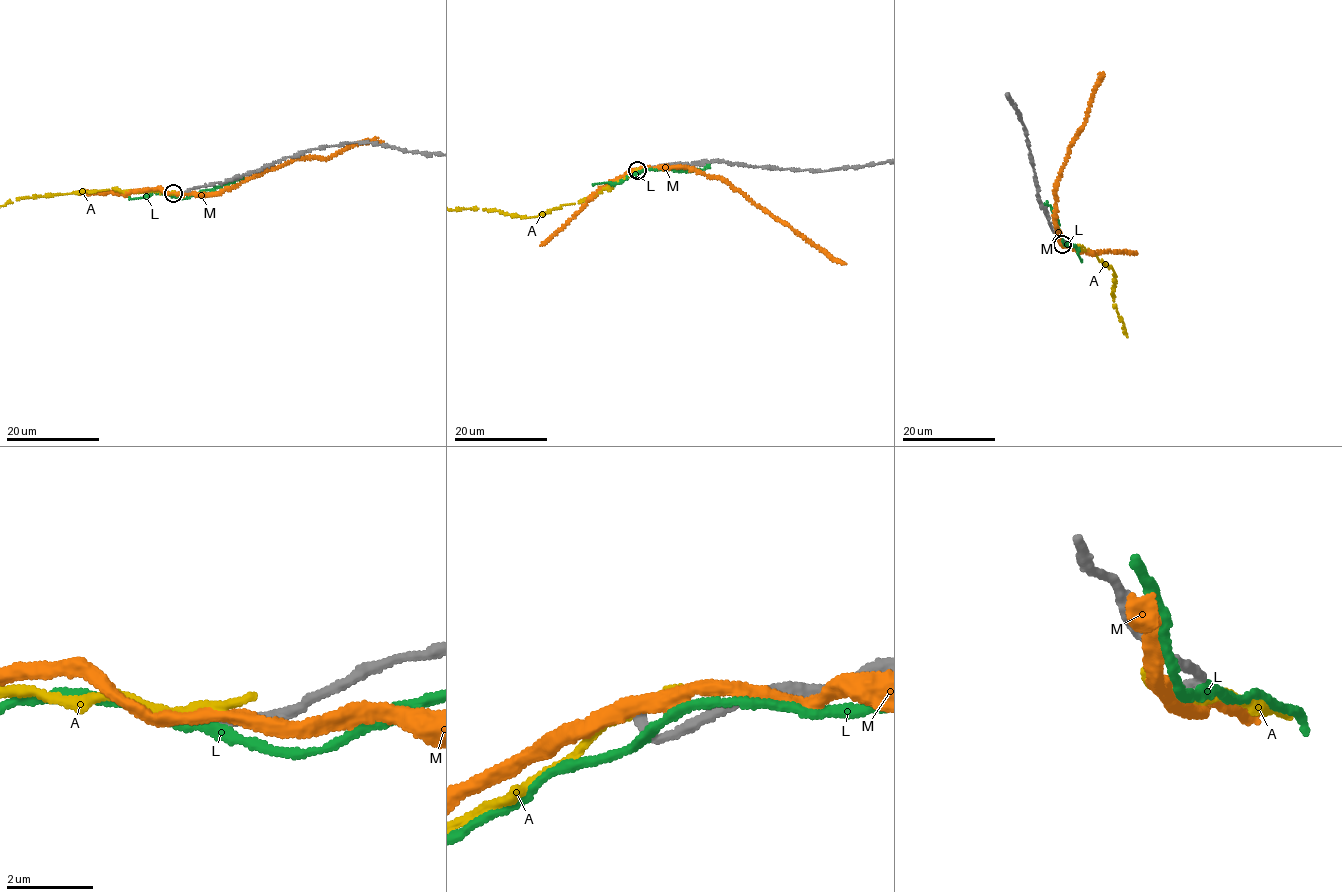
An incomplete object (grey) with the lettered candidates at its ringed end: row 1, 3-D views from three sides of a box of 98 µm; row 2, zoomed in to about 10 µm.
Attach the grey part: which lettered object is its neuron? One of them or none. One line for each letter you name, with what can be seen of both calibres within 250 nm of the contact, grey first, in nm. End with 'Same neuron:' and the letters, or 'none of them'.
Same neuron: none of them

